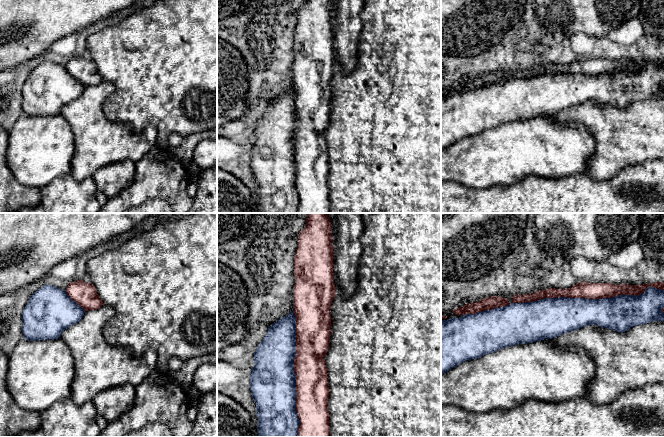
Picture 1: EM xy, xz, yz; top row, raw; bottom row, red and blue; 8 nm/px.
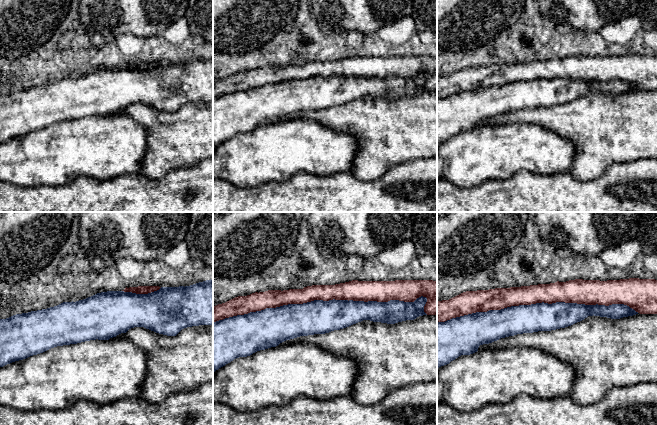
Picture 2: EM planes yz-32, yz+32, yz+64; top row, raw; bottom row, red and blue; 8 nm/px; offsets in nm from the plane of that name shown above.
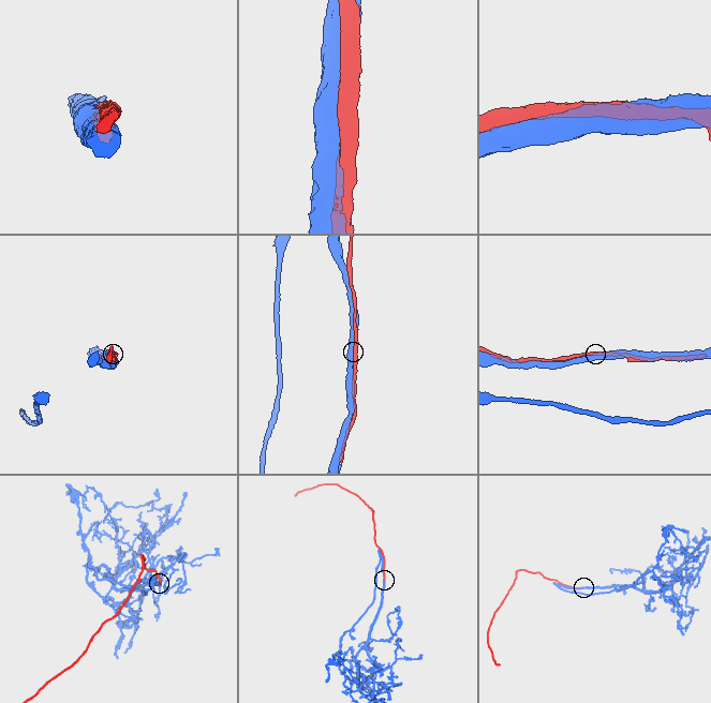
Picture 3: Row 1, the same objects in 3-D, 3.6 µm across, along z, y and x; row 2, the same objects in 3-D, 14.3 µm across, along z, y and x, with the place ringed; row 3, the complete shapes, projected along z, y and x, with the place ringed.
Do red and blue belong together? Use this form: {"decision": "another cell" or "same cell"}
{"decision": "same cell"}

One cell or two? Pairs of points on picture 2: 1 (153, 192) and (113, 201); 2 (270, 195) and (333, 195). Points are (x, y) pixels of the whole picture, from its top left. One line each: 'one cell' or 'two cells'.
1: one cell
2: one cell

